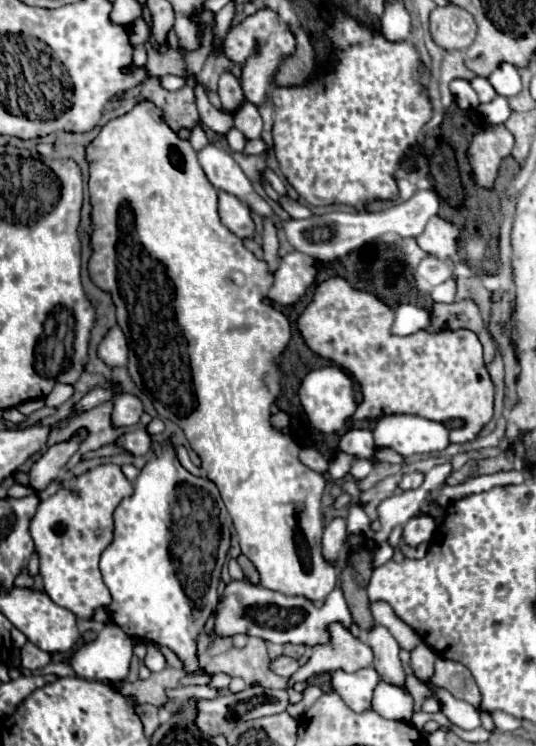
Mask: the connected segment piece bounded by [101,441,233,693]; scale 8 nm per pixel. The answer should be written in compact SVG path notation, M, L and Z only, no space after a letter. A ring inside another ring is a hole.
M163 441L155 457L141 469L133 495L123 499L115 509L115 539L101 555L103 581L113 597L111 605L107 607L111 619L133 639L169 647L181 659L185 673L207 675L209 687L217 689L219 693L229 691L231 677L225 673L211 675L199 669L197 637L217 607L217 587L221 569L229 559L227 553L231 547L231 531L233 523L215 483L207 477L191 475L177 461L175 445L171 441Z

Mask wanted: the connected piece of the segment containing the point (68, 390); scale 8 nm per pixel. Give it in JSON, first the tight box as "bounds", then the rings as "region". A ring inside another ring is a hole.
{"bounds":[45,385,73,407],"region":[[[55,385],[55,389],[45,397],[45,403],[49,407],[57,407],[57,405],[65,403],[71,395],[73,395],[73,387],[71,385]]]}

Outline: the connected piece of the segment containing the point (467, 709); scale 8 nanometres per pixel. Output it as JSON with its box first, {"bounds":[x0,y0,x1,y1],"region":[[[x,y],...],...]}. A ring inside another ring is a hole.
{"bounds":[435,689,481,729],"region":[[[437,689],[435,697],[439,699],[441,703],[441,711],[443,715],[459,729],[475,729],[481,725],[481,719],[479,719],[479,713],[475,711],[473,705],[461,701],[461,699],[455,699],[449,691],[445,689]]]}

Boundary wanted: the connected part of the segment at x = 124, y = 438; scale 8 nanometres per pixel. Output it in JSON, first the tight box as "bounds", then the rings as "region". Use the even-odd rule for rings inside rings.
{"bounds":[115,427,151,455],"region":[[[141,427],[141,429],[135,429],[131,433],[125,433],[121,435],[117,441],[115,441],[119,447],[123,447],[125,451],[129,451],[131,455],[145,455],[149,445],[151,445],[151,437],[149,433]]]}

